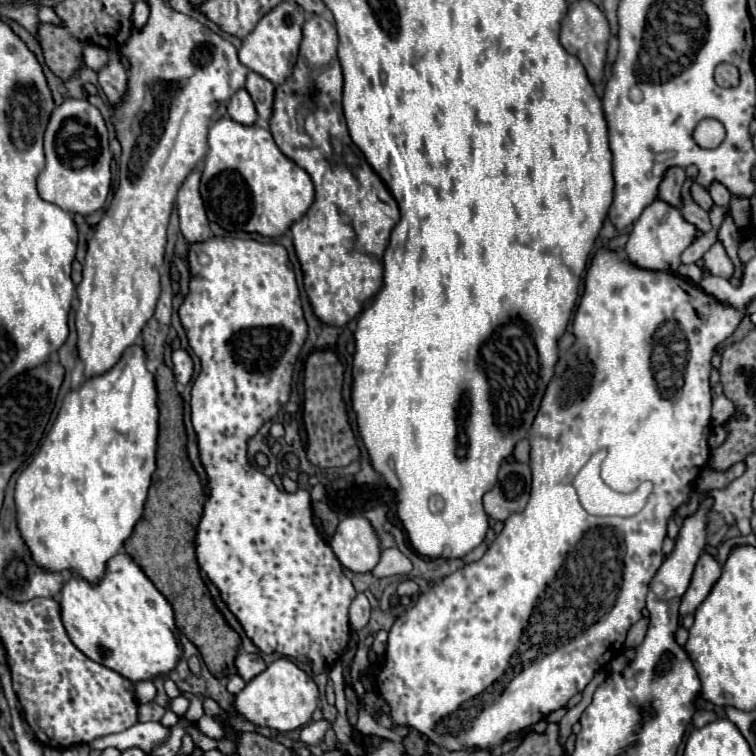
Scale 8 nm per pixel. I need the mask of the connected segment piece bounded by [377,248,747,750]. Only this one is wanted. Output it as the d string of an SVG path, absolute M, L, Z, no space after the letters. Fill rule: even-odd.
M607 248L597 250L597 254L593 256L591 266L587 270L585 290L581 294L581 302L579 302L579 306L575 310L575 318L573 318L575 342L567 352L559 354L559 360L555 364L555 374L553 374L551 382L547 384L541 406L537 410L537 416L535 416L529 436L527 436L529 444L531 444L529 466L531 466L531 474L533 474L533 484L531 484L533 492L531 492L531 498L529 498L525 510L511 514L505 520L501 534L487 546L481 560L471 562L465 568L445 576L439 584L435 584L425 594L421 594L417 604L413 608L409 608L407 612L403 612L395 620L395 624L389 632L385 666L381 668L381 674L377 676L377 684L379 684L381 696L391 706L391 720L395 724L413 726L415 730L425 734L429 740L433 740L433 744L437 744L439 748L445 748L445 750L463 750L463 748L473 748L473 746L487 750L487 748L503 744L503 740L509 734L531 728L539 720L545 720L553 710L565 706L577 692L581 692L591 682L593 674L599 668L603 668L607 662L611 662L613 658L617 658L621 654L627 630L641 618L649 582L665 558L661 552L661 546L667 536L667 520L673 516L673 512L681 504L685 504L689 500L691 484L709 460L709 446L707 446L707 438L711 434L709 374L711 374L713 352L737 330L737 326L741 324L745 314L747 314L745 308L735 308L735 306L719 302L715 296L703 292L695 282L689 284L689 280L679 274L661 272L661 270L645 270L645 268L631 264L629 260L623 260L619 256L619 252L615 252L615 250L607 250ZM597 450L607 450L607 458L603 462L601 476L613 490L633 492L643 480L653 482L653 492L649 494L647 504L643 506L643 510L639 514L629 516L629 518L599 518L599 516L587 514L585 508L581 506L577 492L573 488L573 480L575 480L577 472L583 468L583 464ZM497 682L501 682L503 686L501 686L501 690L493 692ZM471 702L477 706L473 710L475 714L467 716L467 718L471 718L469 722L463 722L463 718L451 718L451 716L457 716L459 712L463 712L463 704L465 704L465 708L469 708Z

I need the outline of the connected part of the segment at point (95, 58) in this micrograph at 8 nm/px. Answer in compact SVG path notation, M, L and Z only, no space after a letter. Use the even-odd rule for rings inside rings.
M83 42L83 62L85 62L85 66L89 66L97 72L99 68L103 68L107 64L107 60L109 60L109 56L107 56L105 48L101 48L97 44Z

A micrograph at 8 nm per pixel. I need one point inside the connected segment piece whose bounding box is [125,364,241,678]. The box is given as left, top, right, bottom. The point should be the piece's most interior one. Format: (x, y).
(163, 543)

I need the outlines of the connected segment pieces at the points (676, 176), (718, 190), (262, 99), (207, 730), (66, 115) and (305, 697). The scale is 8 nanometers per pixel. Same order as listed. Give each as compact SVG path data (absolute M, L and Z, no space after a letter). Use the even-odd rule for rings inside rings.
M679 166L667 168L661 184L659 184L659 198L671 202L671 206L681 206L681 186L685 182L685 170Z
M711 182L711 186L709 186L709 194L711 194L711 198L713 198L715 204L723 204L723 206L729 204L731 194L729 194L729 190L727 190L721 182Z
M249 72L247 76L247 84L245 84L245 90L251 94L253 102L255 102L255 108L259 112L259 118L263 122L267 122L271 118L271 112L273 112L273 94L275 94L275 84L271 84L267 78L255 74L255 72Z
M203 716L203 718L197 722L197 726L201 728L203 734L207 734L207 736L211 736L211 738L215 738L215 740L221 740L221 738L223 738L223 728L221 728L221 724L217 724L217 720L211 718L211 716Z
M65 100L51 114L45 130L45 168L37 178L39 196L67 212L91 214L99 210L111 186L111 154L103 116L83 100Z
M279 658L267 666L267 670L247 682L245 690L235 696L237 710L257 726L269 726L279 732L289 732L311 722L317 708L319 690L315 680L301 670L293 660Z

